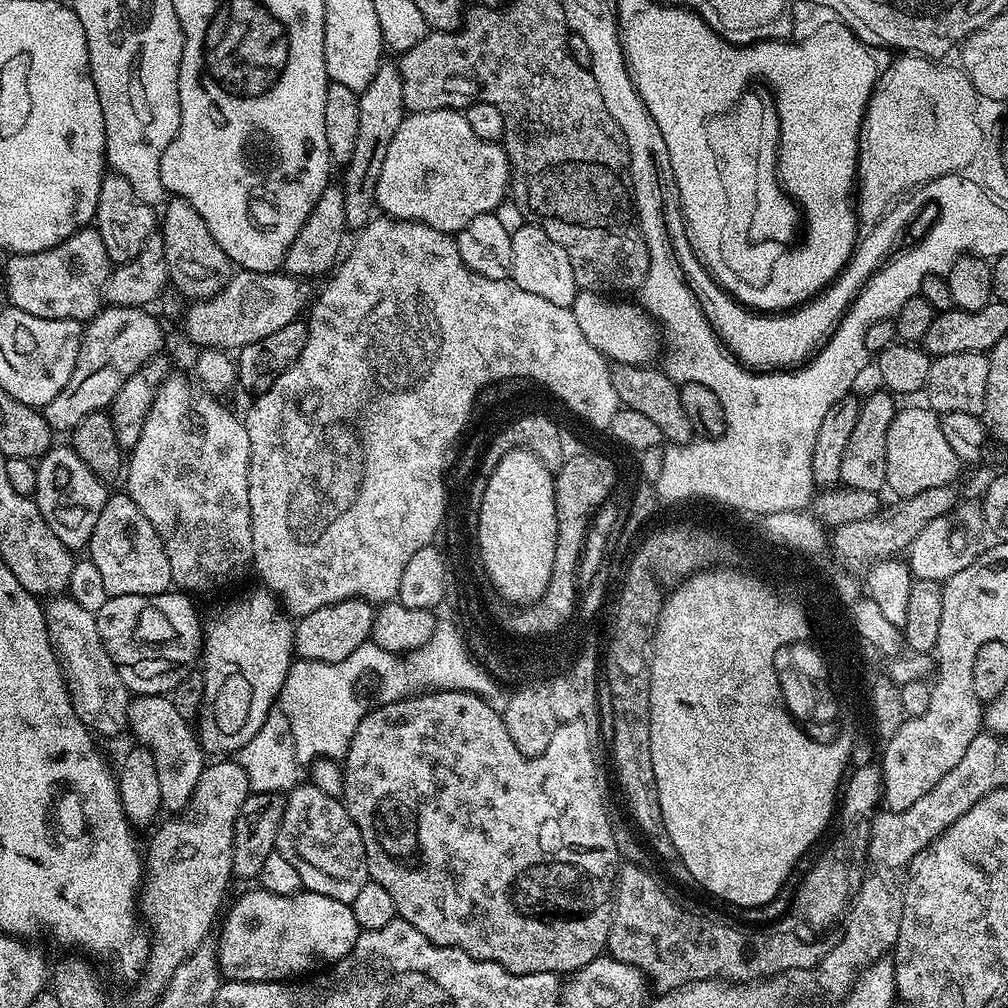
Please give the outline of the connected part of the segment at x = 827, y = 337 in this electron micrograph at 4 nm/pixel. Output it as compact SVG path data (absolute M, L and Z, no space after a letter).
M680 222L671 223L672 240L676 240L676 251L680 252L678 266L684 264L688 268L686 280L692 280L690 290L704 292L699 296L700 300L708 300L708 308L716 304L720 308L720 316L728 316L728 344L725 347L726 358L731 358L732 352L744 360L744 364L756 364L757 370L765 372L768 364L817 364L818 354L828 349L832 343L832 336L837 336L840 327L849 314L856 308L856 300L864 296L866 289L860 284L860 272L866 268L866 274L872 277L878 274L872 270L872 266L858 266L851 268L846 273L840 273L840 284L820 300L820 304L812 304L812 308L804 308L804 312L796 312L796 316L788 316L788 320L752 320L752 316L744 316L740 308L732 308L712 284L708 284L708 276L700 272L700 264L692 260L692 252L688 252L688 244L684 244L684 232L680 232Z

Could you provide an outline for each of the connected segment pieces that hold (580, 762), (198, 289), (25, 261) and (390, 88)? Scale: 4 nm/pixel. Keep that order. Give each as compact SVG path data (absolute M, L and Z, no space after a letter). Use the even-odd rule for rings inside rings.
M428 690L376 708L360 723L342 757L344 806L362 834L371 883L382 886L382 890L390 894L397 917L410 922L418 934L440 948L461 948L467 956L494 962L516 976L539 972L571 974L605 951L612 925L616 873L622 860L614 834L610 834L609 805L604 804L604 788L600 785L600 772L596 769L596 756L592 753L594 741L577 718L557 727L554 738L550 738L550 746L546 746L542 754L524 756L518 746L514 746L514 738L510 738L506 730L503 715L497 709L495 712L488 703L485 697L475 696L473 692Z
M172 198L163 205L163 208L158 234L164 239L166 246L168 279L171 287L173 289L176 287L188 302L210 299L214 294L221 292L228 285L228 279L233 276L234 265L231 258L226 254L226 250L222 250L222 246L218 246L218 242L214 242L210 226L206 226L202 214L198 214L198 210L190 206L190 202Z
M92 226L81 228L52 248L12 254L7 258L4 264L7 303L18 310L26 310L26 314L55 320L91 320L102 307L104 287L114 267L99 232Z
M381 63L370 86L366 86L366 90L359 93L358 142L354 142L354 158L350 158L350 162L343 169L345 225L353 230L363 228L369 220L373 219L378 174L382 174L382 161L386 158L390 138L394 138L398 126L402 126L406 115L399 67L395 63L388 63Z

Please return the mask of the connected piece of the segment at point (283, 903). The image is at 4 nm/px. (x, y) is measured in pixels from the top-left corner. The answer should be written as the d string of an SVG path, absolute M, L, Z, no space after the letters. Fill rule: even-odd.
M307 890L291 896L257 891L246 893L232 909L227 909L229 912L220 932L220 944L215 945L220 975L225 981L288 982L303 977L350 954L360 936L362 930L354 918L351 904Z

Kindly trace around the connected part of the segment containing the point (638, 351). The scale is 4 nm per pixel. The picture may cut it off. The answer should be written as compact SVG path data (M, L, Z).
M577 291L571 310L582 334L586 334L586 342L600 351L601 356L616 364L651 365L656 356L656 321L639 303L619 304L616 300L619 299L605 298L598 292Z

